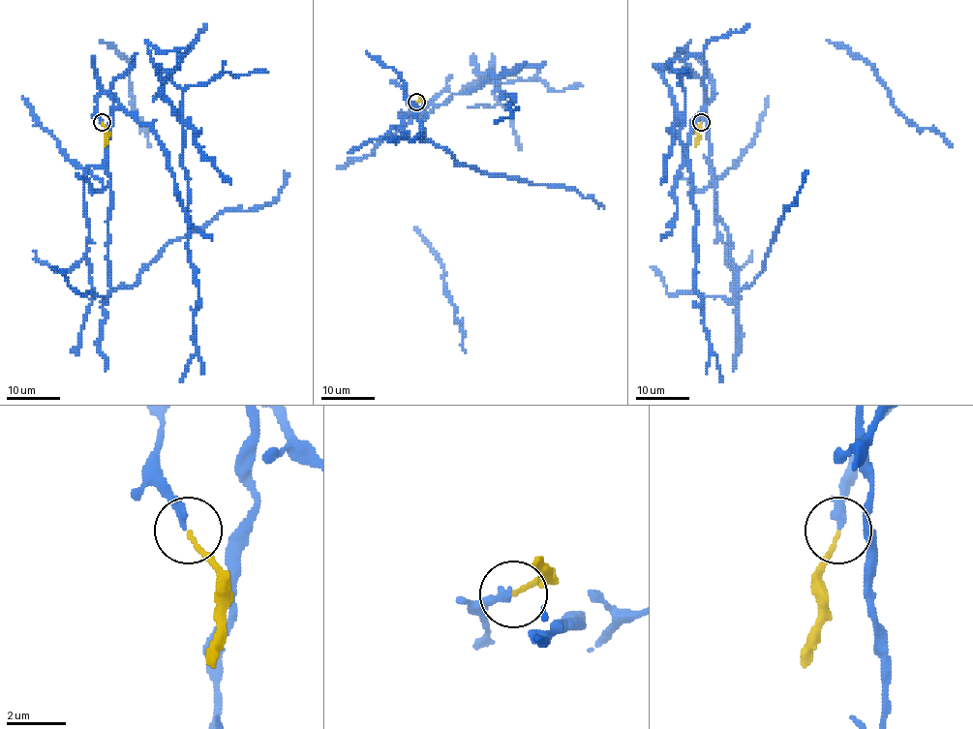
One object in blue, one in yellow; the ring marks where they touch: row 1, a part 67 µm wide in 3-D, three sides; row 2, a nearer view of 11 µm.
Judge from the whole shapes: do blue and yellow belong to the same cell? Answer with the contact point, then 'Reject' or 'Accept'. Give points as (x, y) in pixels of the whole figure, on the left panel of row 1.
Place: (102, 122). Accept

